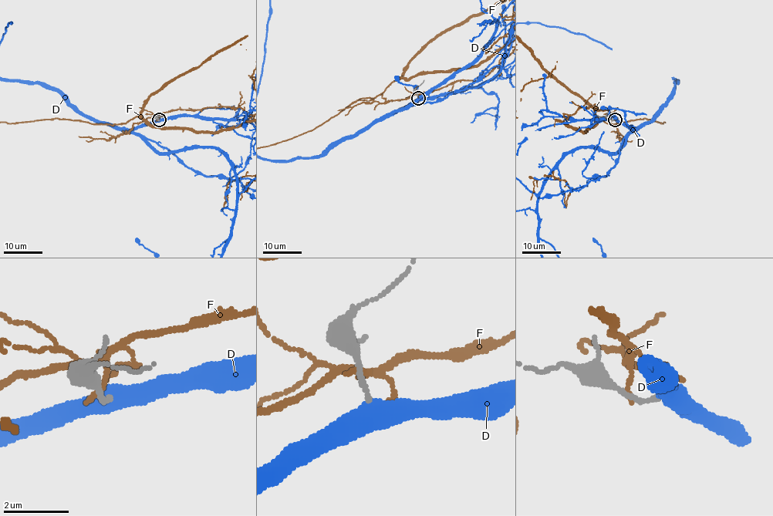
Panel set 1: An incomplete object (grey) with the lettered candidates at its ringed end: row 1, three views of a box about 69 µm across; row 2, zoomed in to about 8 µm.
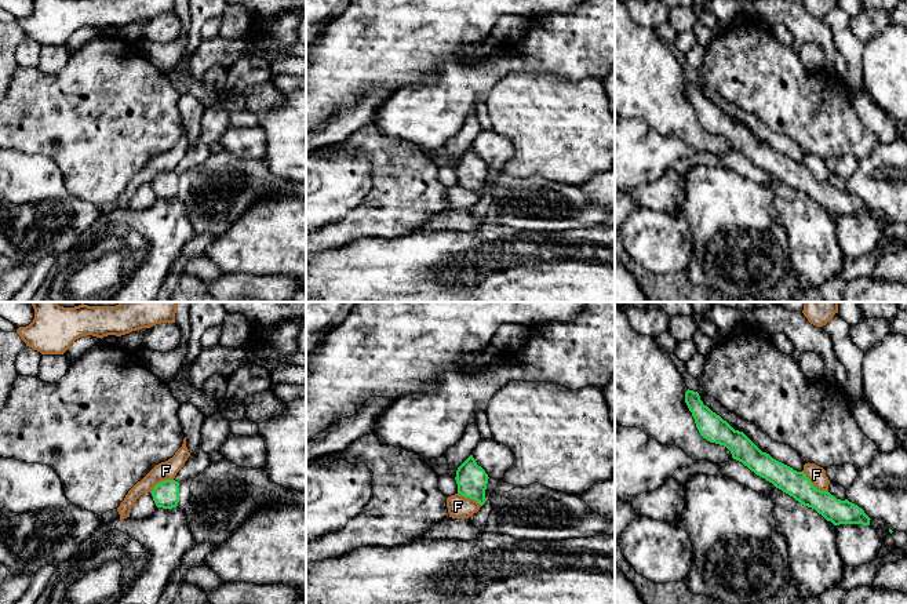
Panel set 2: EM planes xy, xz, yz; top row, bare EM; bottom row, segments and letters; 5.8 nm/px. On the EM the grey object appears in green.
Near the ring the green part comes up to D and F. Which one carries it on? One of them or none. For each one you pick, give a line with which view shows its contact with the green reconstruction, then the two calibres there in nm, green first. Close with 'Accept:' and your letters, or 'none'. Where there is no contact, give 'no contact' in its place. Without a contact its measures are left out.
D: no contact
Accept: D

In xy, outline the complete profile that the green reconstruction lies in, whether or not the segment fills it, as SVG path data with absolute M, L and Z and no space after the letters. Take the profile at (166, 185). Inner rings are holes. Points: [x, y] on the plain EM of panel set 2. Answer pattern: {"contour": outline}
{"contour": "M175 171L161 172L154 177L152 188L157 199L176 199L179 193L179 174Z"}

